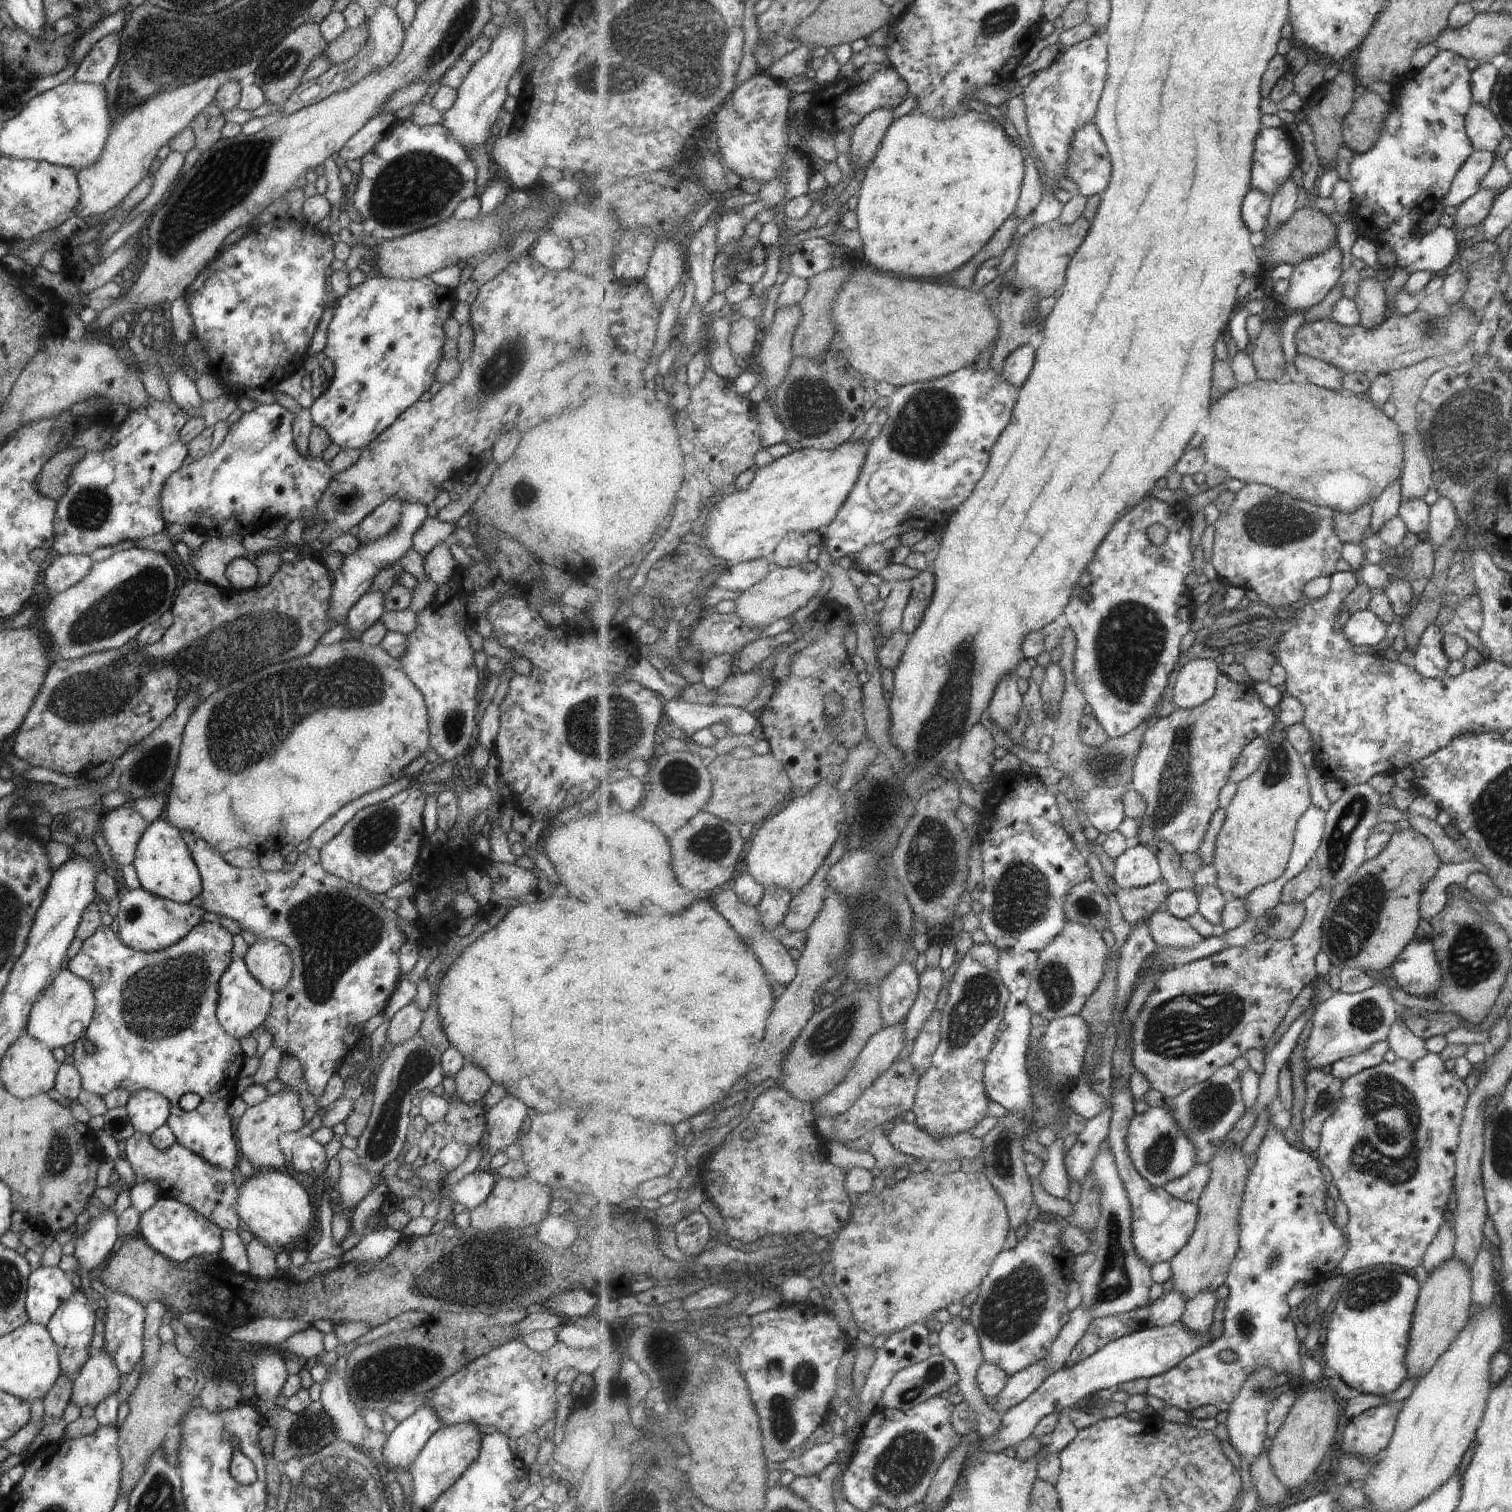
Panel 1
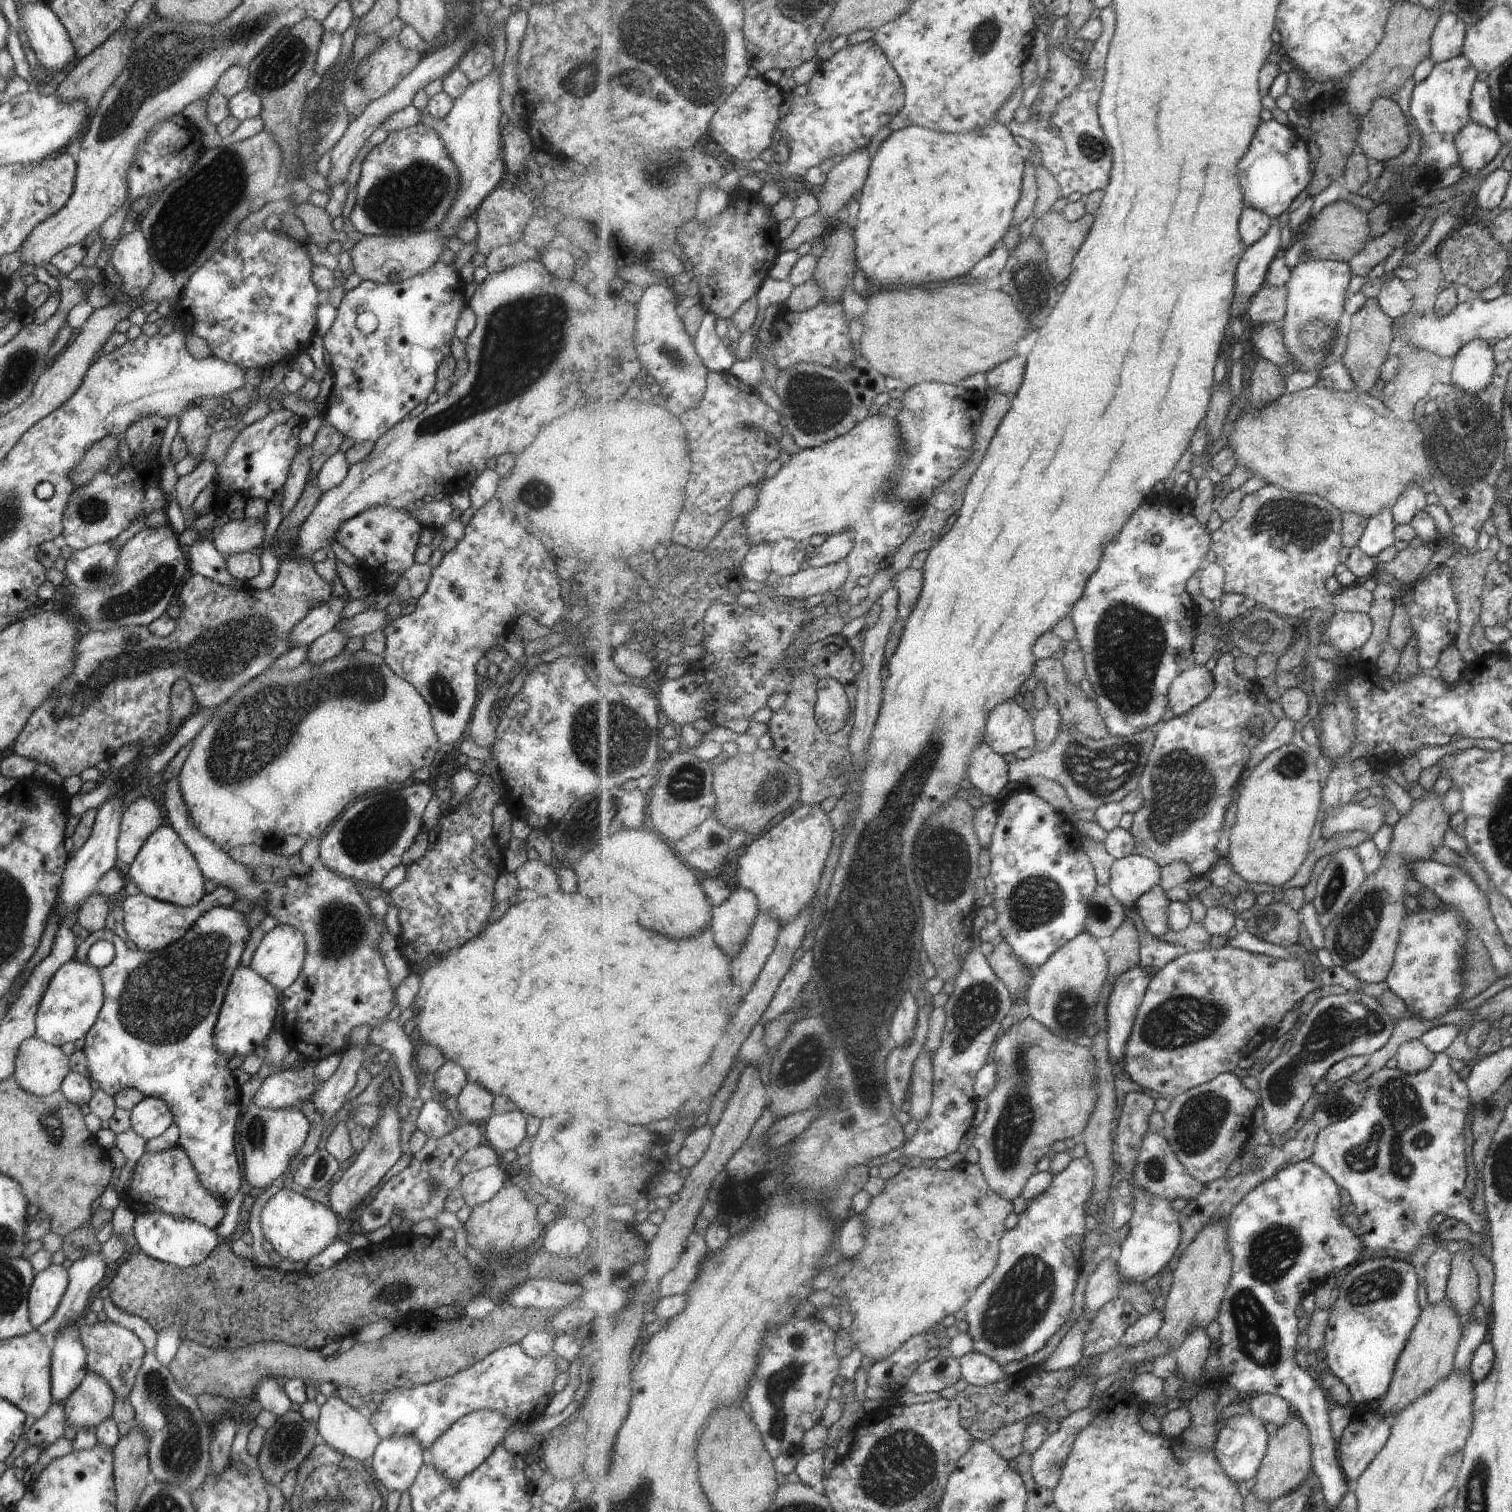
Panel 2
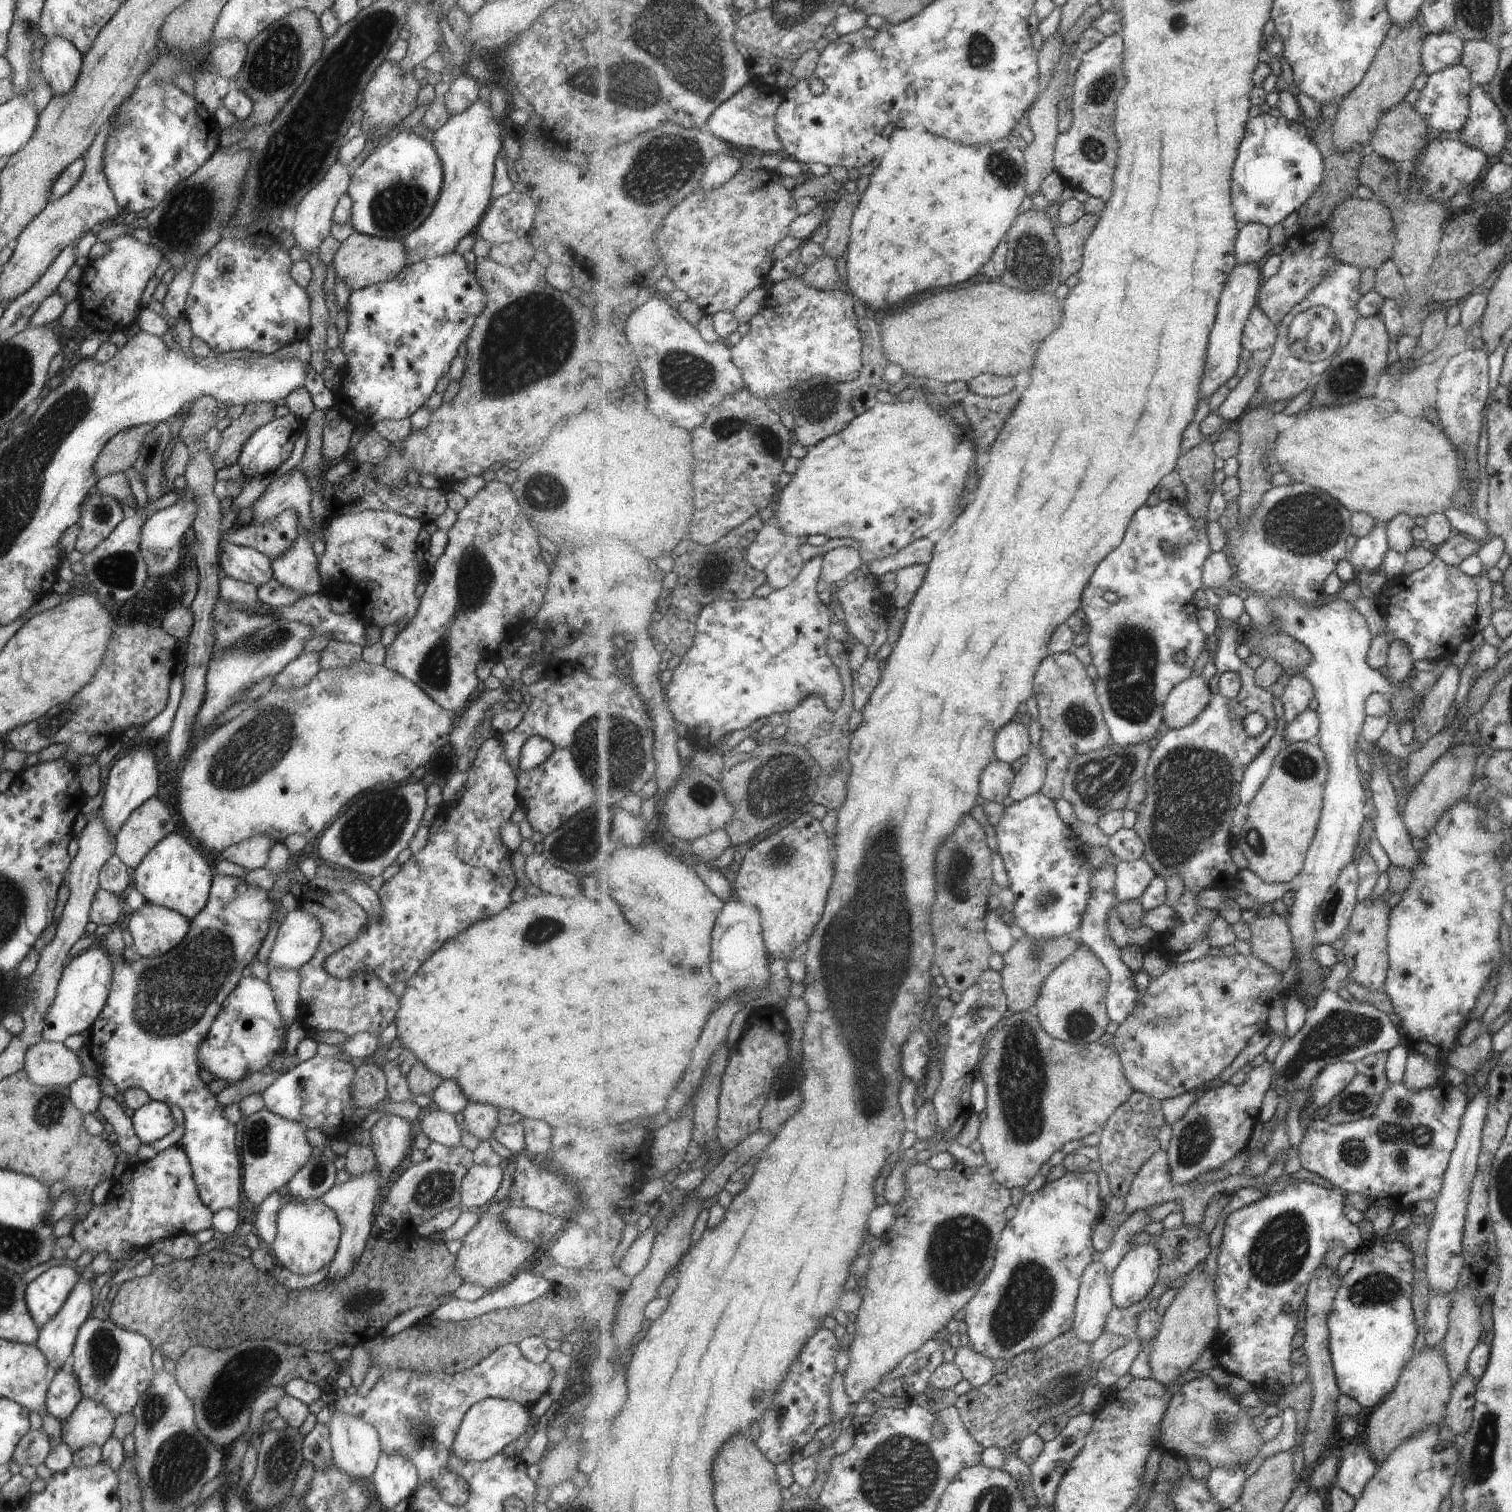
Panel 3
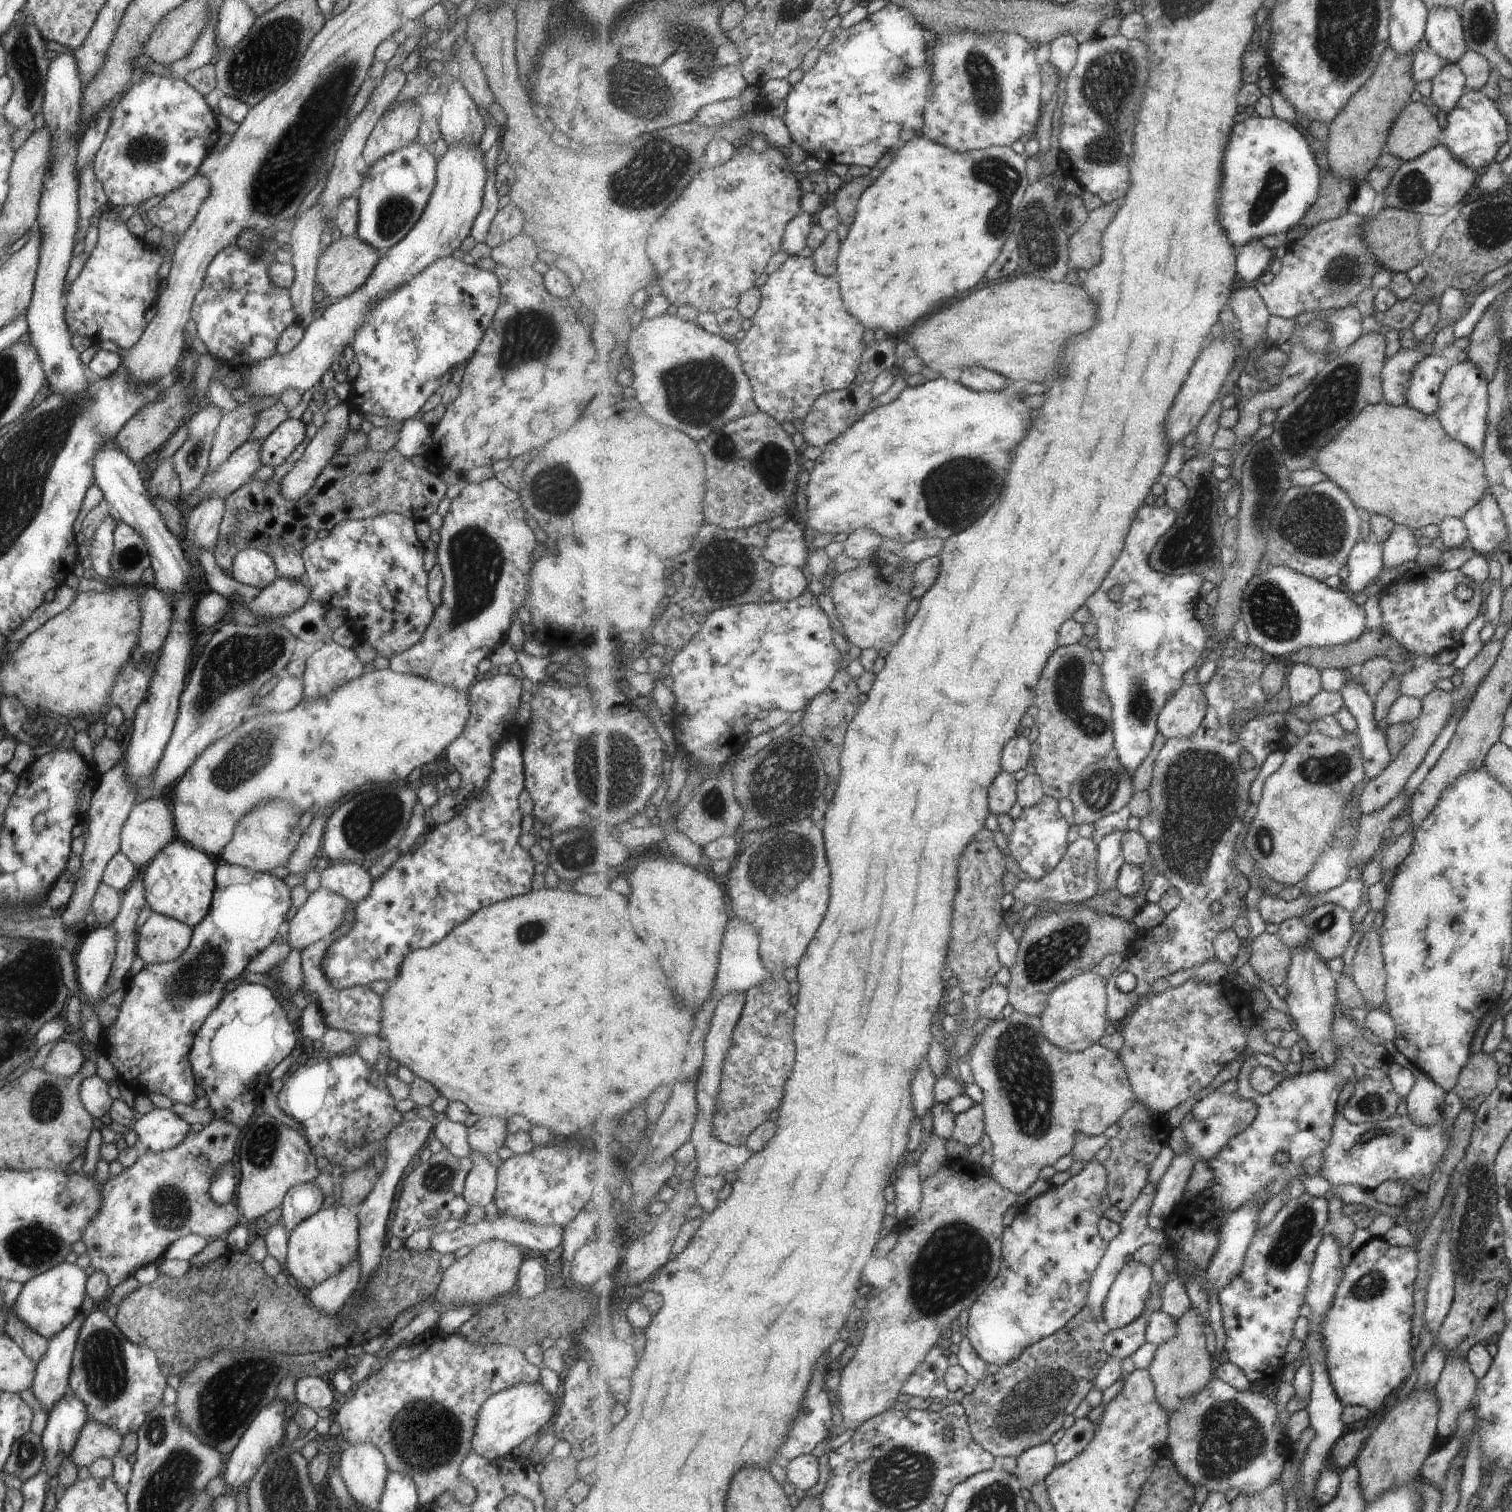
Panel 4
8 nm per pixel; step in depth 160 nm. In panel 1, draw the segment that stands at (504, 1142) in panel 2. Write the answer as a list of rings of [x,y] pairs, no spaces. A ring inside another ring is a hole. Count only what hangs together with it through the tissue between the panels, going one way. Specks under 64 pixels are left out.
[[[507,1094],[496,1105],[486,1109],[488,1152],[504,1149],[514,1142],[527,1107],[522,1100]]]

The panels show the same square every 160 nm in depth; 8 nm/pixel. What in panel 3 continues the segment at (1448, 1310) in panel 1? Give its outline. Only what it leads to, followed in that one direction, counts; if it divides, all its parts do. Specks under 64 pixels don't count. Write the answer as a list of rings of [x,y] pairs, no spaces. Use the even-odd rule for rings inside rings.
[[[1441,1345],[1424,1346],[1408,1360],[1400,1372],[1399,1380],[1382,1404],[1373,1411],[1367,1426],[1367,1444],[1378,1464],[1389,1458],[1389,1453],[1413,1435],[1418,1435],[1429,1425],[1437,1424],[1445,1414],[1445,1404],[1452,1387],[1445,1354]]]

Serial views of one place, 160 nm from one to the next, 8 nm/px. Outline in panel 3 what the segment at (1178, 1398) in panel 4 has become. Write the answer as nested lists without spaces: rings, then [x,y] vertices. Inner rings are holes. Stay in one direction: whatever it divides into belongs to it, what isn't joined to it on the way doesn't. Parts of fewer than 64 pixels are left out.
[[[1204,1269],[1193,1274],[1189,1272],[1187,1275],[1185,1284],[1175,1294],[1162,1317],[1161,1329],[1149,1354],[1153,1379],[1163,1386],[1171,1386],[1177,1378],[1191,1371],[1191,1366],[1217,1337],[1220,1326],[1220,1299],[1217,1295],[1216,1278],[1207,1278]]]

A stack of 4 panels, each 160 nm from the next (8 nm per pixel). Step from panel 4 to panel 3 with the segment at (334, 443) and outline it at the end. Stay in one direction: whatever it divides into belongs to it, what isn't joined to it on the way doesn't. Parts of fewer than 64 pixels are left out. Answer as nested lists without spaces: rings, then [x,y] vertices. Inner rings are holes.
[[[295,466],[273,479],[257,499],[252,502],[252,519],[249,524],[266,523],[285,509],[294,509],[299,514],[301,525],[313,535],[313,539],[323,538],[309,517],[310,484],[304,472]]]

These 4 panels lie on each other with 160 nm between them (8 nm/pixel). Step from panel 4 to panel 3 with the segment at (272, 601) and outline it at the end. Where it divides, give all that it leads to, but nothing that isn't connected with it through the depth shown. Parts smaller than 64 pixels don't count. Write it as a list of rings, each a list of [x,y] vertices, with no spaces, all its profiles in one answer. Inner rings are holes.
[[[298,534],[290,549],[272,560],[272,578],[281,586],[305,595],[319,592],[322,584],[311,543],[312,539]]]

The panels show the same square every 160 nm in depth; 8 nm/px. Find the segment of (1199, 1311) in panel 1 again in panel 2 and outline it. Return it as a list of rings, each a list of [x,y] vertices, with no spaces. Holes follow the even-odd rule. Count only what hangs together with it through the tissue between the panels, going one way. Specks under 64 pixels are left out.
[[[1195,1328],[1174,1352],[1177,1367],[1181,1370],[1181,1374],[1185,1374],[1185,1378],[1199,1380],[1203,1376],[1203,1368],[1209,1358],[1211,1342],[1205,1328]]]

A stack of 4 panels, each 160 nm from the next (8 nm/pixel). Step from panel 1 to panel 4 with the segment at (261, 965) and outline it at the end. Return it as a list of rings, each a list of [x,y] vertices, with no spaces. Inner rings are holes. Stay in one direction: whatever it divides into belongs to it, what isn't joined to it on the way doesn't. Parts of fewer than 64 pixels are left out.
[[[323,887],[310,892],[288,922],[286,935],[291,949],[301,950],[333,932],[344,919],[349,902],[344,896]]]

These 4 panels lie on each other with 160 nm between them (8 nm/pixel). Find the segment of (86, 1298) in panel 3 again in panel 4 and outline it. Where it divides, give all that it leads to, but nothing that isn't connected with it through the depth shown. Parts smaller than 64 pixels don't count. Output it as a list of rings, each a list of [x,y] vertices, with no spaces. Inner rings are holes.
[[[78,1312],[61,1332],[49,1337],[47,1348],[35,1367],[35,1376],[29,1389],[40,1408],[46,1413],[65,1393],[70,1391],[68,1376],[72,1352],[83,1319],[83,1314]]]

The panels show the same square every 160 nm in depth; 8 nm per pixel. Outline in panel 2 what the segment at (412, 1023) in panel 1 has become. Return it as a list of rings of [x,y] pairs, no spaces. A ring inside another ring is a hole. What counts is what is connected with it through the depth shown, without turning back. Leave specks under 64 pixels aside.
[[[384,1020],[382,1023],[371,1027],[367,1043],[375,1045],[387,1051],[394,1059],[397,1071],[403,1078],[401,1092],[409,1100],[418,1095],[420,1080],[417,1078],[417,1070],[413,1065],[415,1054],[415,1040],[405,1035],[403,1026],[398,1026],[396,1021]]]

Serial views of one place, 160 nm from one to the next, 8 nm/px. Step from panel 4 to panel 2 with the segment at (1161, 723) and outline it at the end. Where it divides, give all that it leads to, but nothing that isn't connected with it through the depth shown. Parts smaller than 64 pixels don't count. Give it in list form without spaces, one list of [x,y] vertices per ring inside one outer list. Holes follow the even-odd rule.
[[[1194,665],[1173,681],[1168,707],[1174,716],[1188,714],[1201,705],[1216,689],[1216,679],[1203,665]]]

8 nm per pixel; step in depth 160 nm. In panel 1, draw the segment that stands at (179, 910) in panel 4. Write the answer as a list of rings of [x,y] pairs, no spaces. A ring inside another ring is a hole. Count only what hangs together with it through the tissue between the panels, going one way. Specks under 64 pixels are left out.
[[[164,818],[149,823],[137,841],[132,858],[141,889],[176,903],[188,903],[201,892],[200,876],[179,830]],[[163,819],[163,820],[162,820]]]

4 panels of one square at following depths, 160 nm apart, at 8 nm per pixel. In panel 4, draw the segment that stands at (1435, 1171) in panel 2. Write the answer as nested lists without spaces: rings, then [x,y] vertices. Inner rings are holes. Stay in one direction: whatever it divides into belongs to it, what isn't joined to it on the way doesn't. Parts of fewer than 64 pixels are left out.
[[[1338,1112],[1334,1124],[1334,1137],[1331,1146],[1326,1148],[1321,1176],[1332,1186],[1355,1184],[1355,1186],[1360,1186],[1363,1190],[1367,1191],[1375,1190],[1385,1180],[1410,1181],[1423,1175],[1429,1178],[1450,1138],[1450,1133],[1446,1135],[1443,1132],[1445,1127],[1443,1118],[1435,1125],[1421,1127],[1420,1124],[1415,1124],[1407,1115],[1401,1117],[1393,1116],[1380,1123],[1356,1125],[1351,1123],[1348,1118],[1345,1118],[1341,1112]]]

